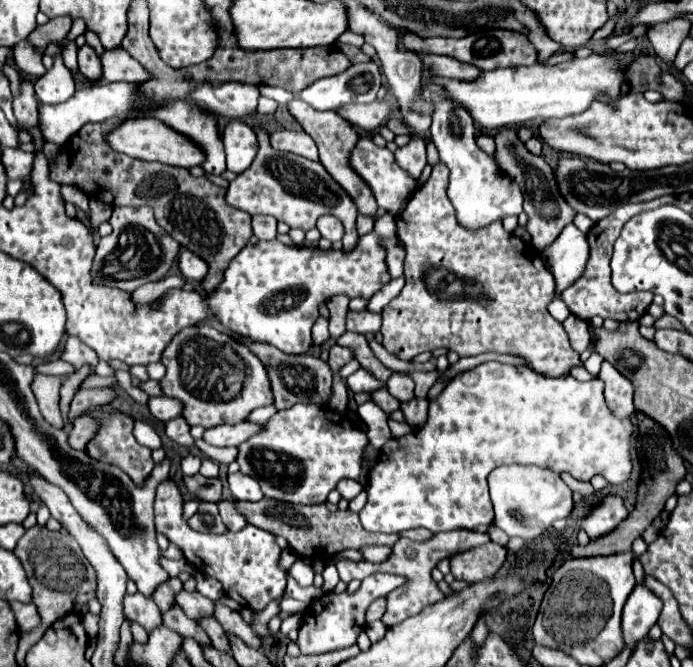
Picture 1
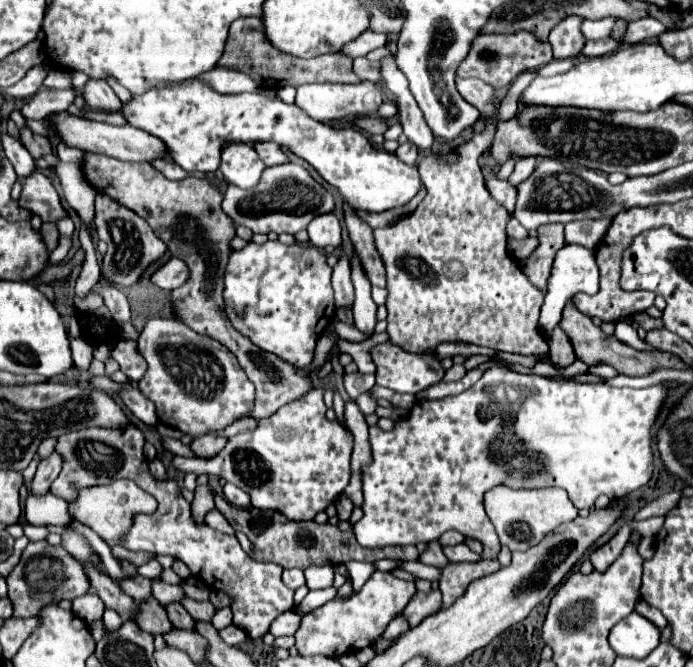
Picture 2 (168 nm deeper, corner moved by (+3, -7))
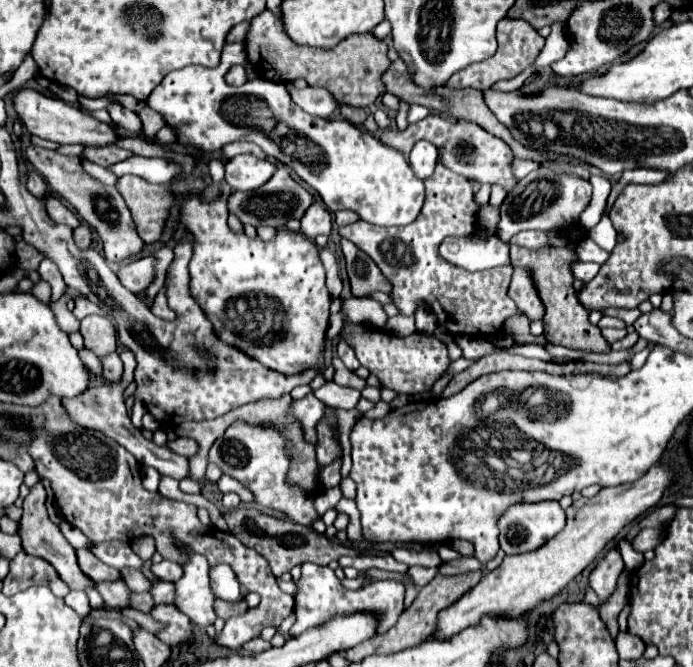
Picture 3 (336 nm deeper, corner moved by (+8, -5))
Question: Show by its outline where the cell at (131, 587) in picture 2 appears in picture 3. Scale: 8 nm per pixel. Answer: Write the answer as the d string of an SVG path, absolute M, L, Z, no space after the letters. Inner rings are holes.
M80 548L80 550L76 550L76 554L78 554L78 564L80 564L82 572L86 576L90 576L94 582L116 582L116 580L122 580L118 568L112 568L112 566L104 564L90 550Z

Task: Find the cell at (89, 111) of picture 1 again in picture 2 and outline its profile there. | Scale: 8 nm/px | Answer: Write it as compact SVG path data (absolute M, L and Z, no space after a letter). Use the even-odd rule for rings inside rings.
M199 78L177 82L169 88L153 88L153 92L147 92L145 96L133 96L131 102L123 104L121 114L129 120L131 126L141 128L153 136L157 136L175 164L179 164L187 172L215 172L220 165L221 150L231 142L275 142L281 148L291 150L295 156L311 164L317 174L331 184L345 204L349 204L355 210L369 210L369 212L385 212L391 208L399 208L409 204L415 194L421 190L423 182L419 178L419 172L415 166L409 166L401 162L395 154L377 148L371 144L371 140L353 128L331 128L323 122L311 120L299 106L285 104L277 92L273 96L267 96L263 88L257 88L255 92L245 94L219 94L209 84L205 84Z

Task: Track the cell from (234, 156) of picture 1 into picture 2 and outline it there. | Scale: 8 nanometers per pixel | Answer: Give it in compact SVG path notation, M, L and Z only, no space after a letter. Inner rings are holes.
M229 144L221 154L221 166L219 170L223 176L233 182L239 188L253 188L261 180L261 172L265 170L265 164L253 152L251 144Z

